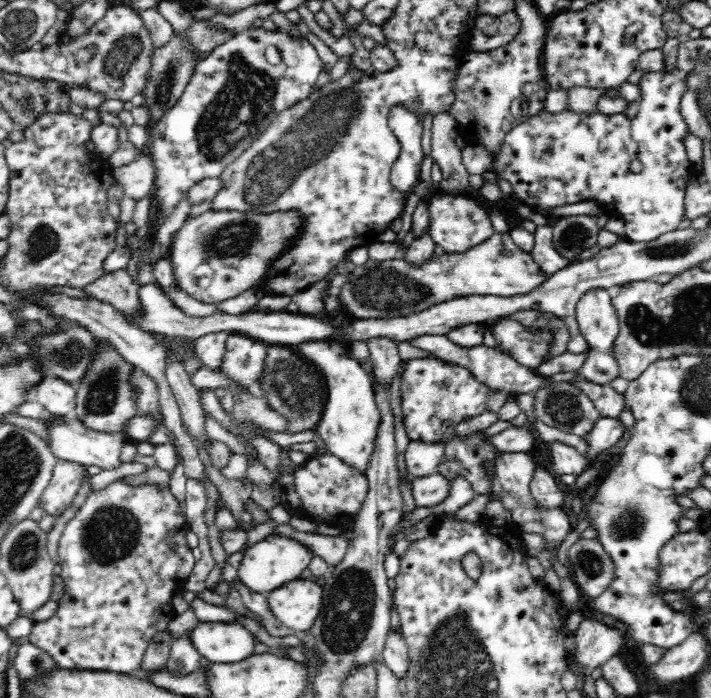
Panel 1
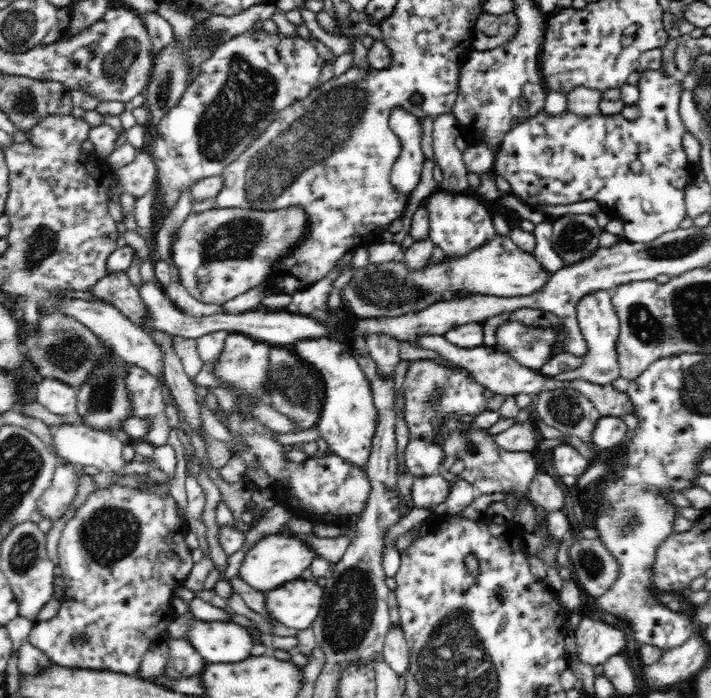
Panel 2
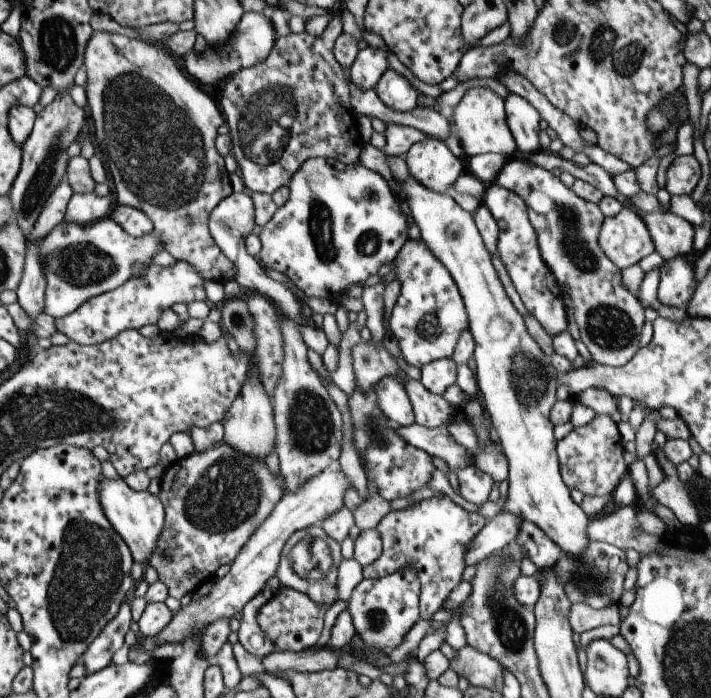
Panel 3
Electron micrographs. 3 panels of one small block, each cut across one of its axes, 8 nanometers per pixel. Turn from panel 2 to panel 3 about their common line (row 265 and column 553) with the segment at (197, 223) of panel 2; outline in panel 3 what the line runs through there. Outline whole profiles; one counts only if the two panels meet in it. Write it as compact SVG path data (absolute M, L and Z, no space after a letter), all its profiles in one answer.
M519 156L506 161L494 183L517 193L525 203L529 224L535 230L539 256L560 288L567 288L562 292L571 300L571 316L591 362L610 367L627 364L639 350L644 308L623 286L619 268L597 246L604 218L598 205L579 198L559 181L559 177Z

